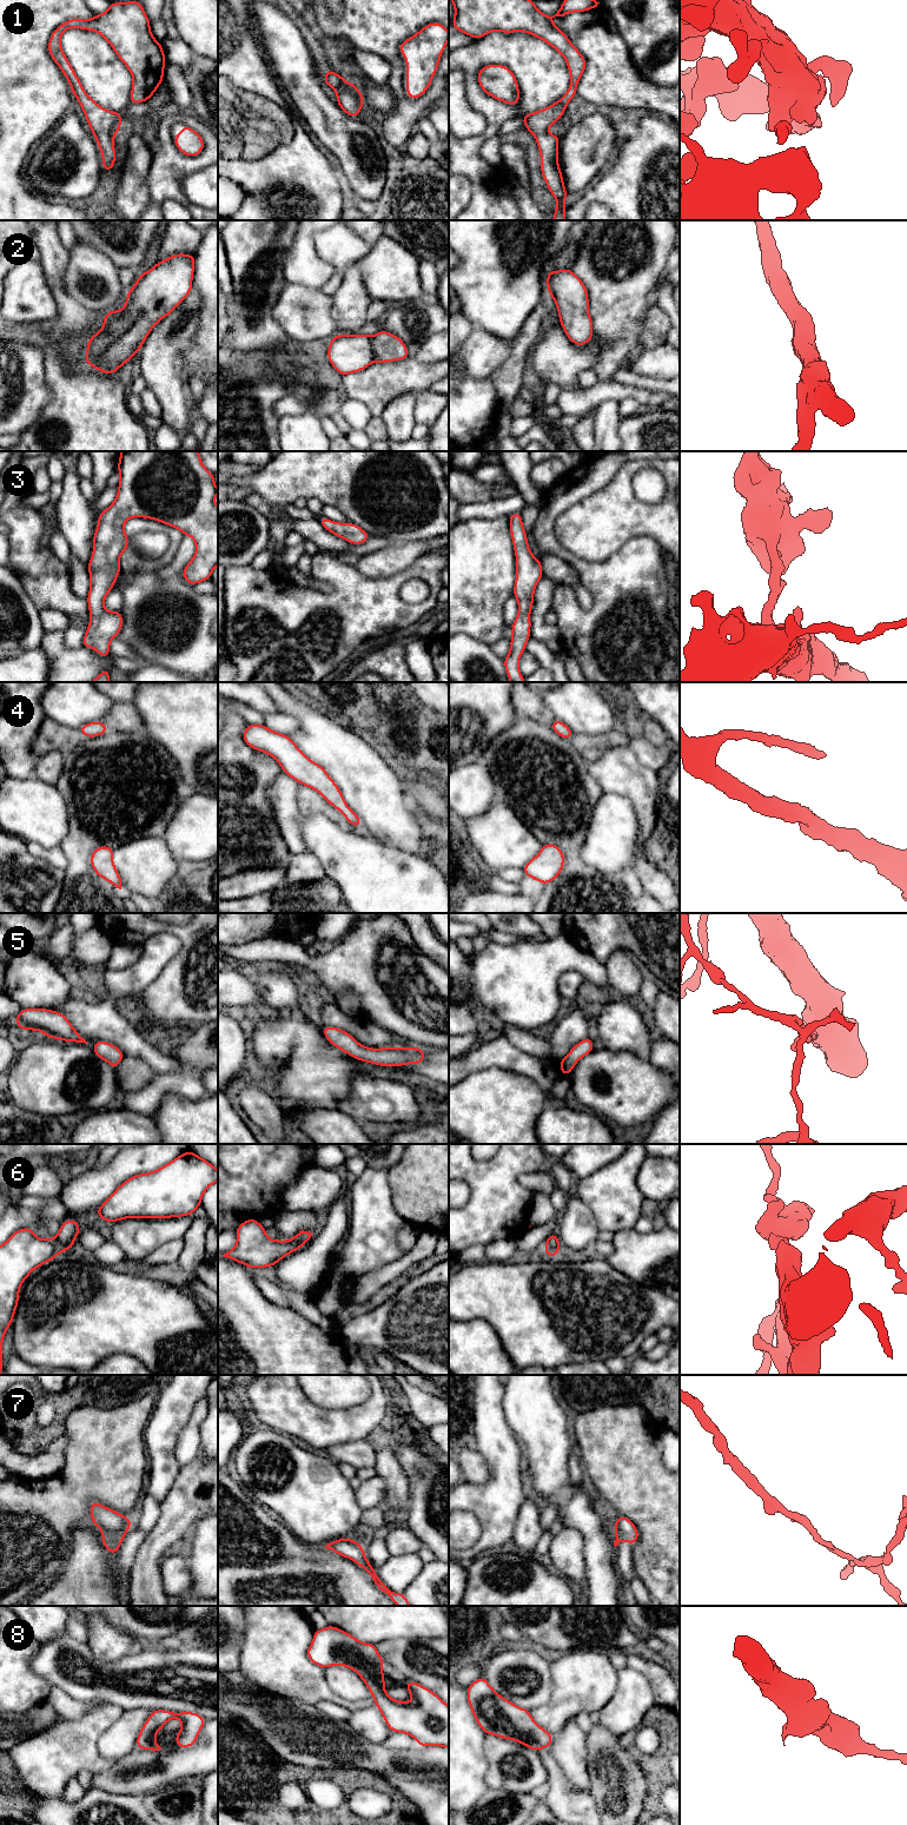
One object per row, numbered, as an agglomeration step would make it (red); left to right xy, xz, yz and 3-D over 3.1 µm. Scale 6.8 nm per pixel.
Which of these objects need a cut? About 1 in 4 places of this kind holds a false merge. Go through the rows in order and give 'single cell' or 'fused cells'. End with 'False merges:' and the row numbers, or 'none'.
1: single cell
2: single cell
3: single cell
4: single cell
5: single cell
6: single cell
7: single cell
8: single cell
False merges: none

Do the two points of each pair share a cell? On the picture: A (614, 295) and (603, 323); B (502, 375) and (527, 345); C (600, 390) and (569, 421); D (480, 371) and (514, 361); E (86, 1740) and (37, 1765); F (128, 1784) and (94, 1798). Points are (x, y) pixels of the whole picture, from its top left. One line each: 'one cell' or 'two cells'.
A: one cell
B: one cell
C: two cells
D: two cells
E: one cell
F: two cells

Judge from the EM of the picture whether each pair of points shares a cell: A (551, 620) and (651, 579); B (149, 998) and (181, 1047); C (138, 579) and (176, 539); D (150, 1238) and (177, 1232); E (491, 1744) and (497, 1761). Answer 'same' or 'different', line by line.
A: different
B: different
C: different
D: same
E: same

